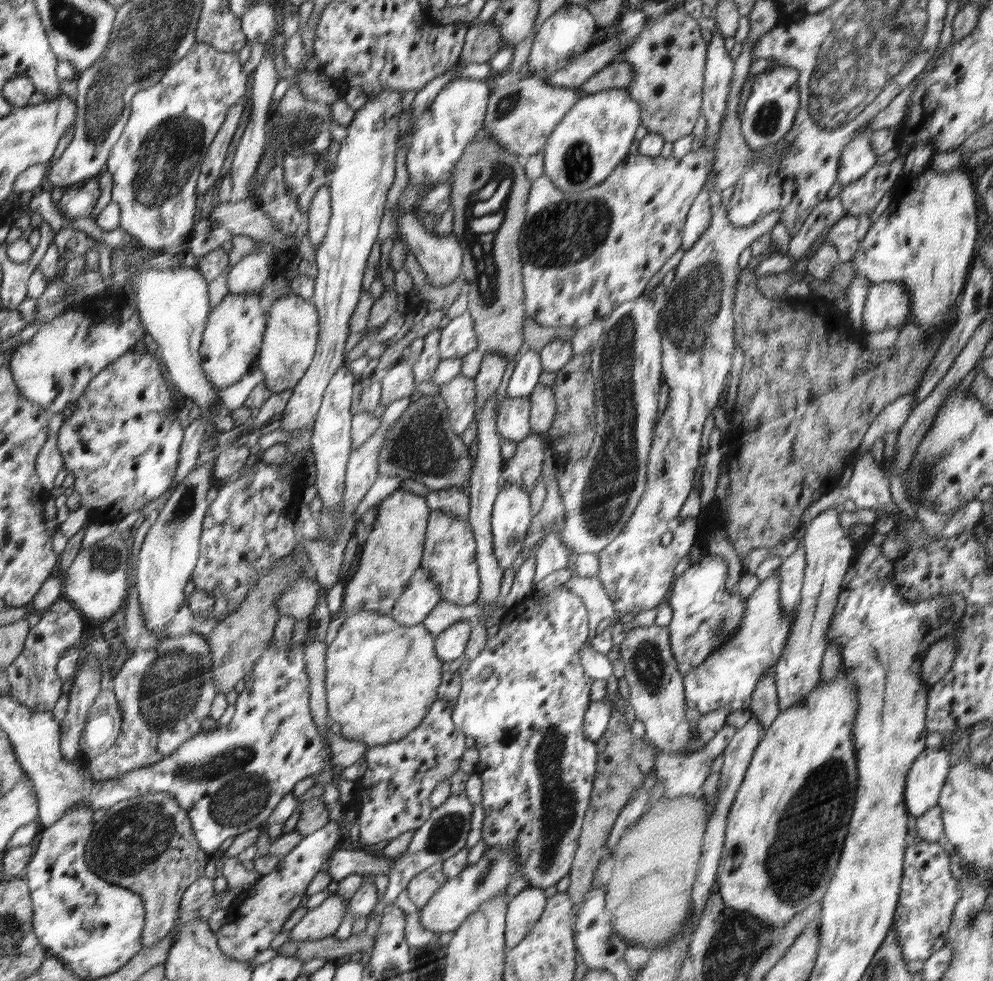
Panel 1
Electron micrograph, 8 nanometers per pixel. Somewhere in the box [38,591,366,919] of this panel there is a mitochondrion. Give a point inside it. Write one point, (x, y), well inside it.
(128, 841)

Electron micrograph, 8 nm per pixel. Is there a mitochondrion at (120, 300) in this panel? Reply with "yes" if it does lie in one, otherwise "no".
no

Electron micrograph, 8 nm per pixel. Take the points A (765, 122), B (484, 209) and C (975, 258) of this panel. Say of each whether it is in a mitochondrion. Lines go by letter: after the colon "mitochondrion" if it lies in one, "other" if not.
A: mitochondrion
B: mitochondrion
C: other

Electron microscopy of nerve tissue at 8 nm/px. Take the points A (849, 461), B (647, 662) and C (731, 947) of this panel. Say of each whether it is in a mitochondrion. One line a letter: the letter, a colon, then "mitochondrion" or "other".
A: other
B: mitochondrion
C: mitochondrion

